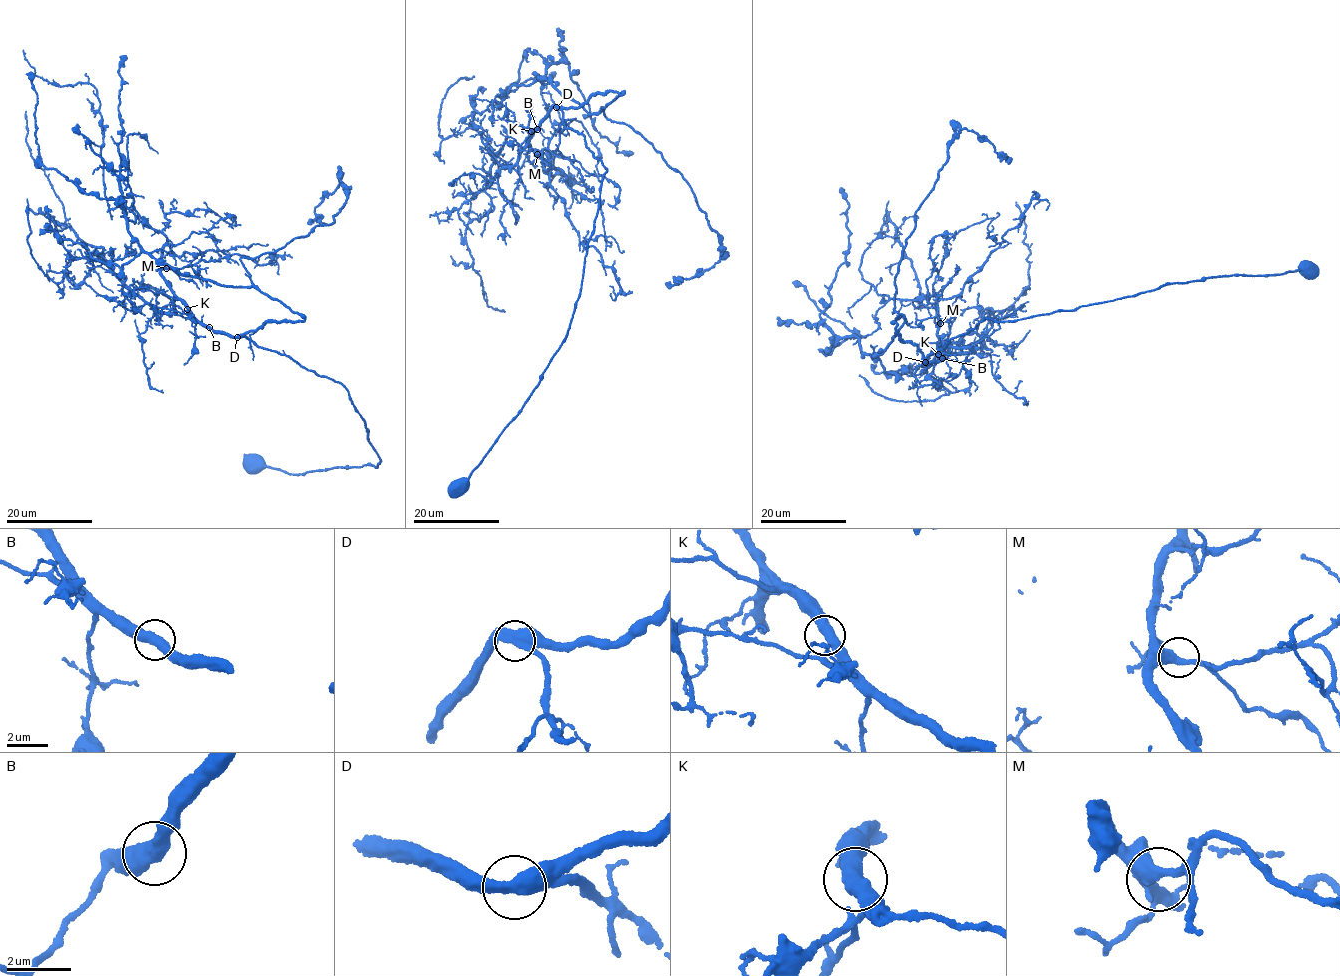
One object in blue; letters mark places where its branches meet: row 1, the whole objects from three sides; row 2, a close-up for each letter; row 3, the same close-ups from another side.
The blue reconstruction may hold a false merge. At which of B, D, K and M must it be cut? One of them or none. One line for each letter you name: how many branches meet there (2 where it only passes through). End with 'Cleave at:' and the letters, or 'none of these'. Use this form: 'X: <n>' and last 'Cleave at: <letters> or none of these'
Cleave at: none of these

